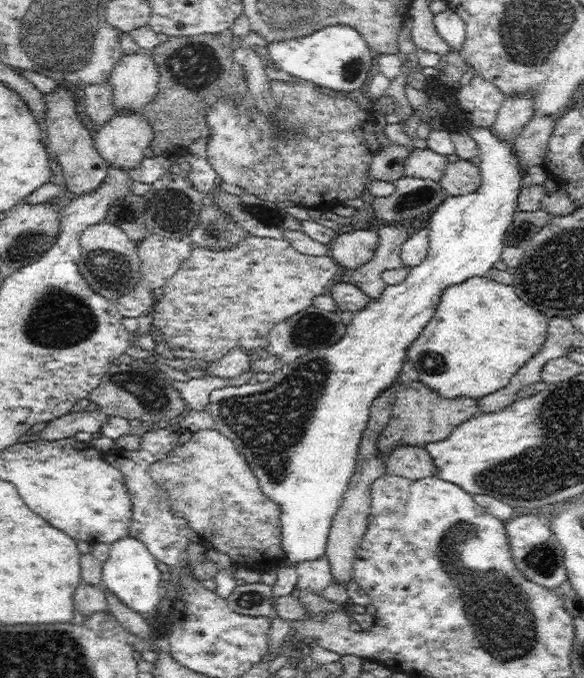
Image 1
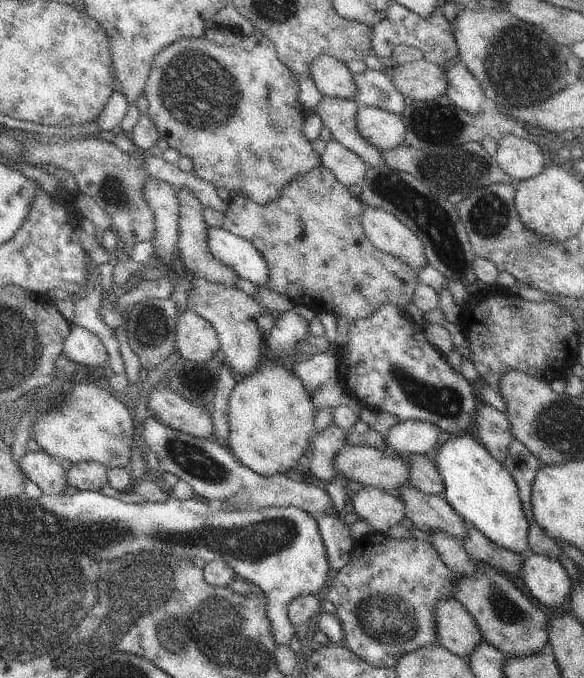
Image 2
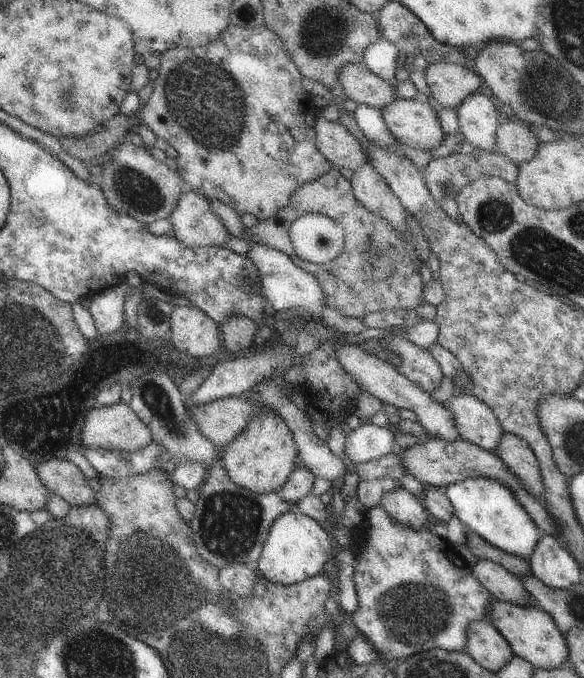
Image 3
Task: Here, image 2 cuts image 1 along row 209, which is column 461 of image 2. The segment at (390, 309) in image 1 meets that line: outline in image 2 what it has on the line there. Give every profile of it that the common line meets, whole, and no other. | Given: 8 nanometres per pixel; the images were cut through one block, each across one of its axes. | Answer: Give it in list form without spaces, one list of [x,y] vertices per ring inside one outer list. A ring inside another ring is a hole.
[[[471,435],[450,437],[433,459],[444,483],[443,497],[467,522],[492,542],[508,550],[529,554],[528,520],[522,510],[518,487],[514,479],[498,460]]]

